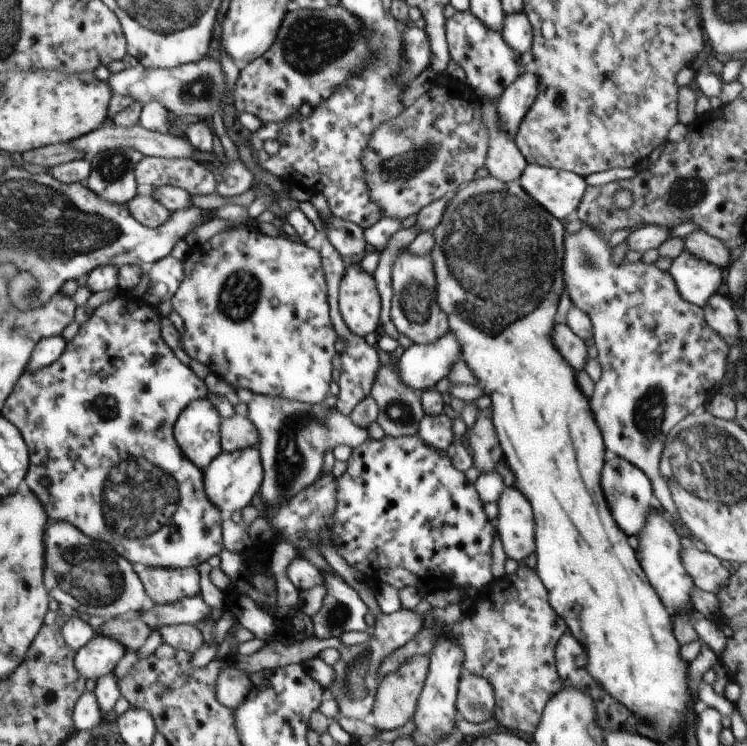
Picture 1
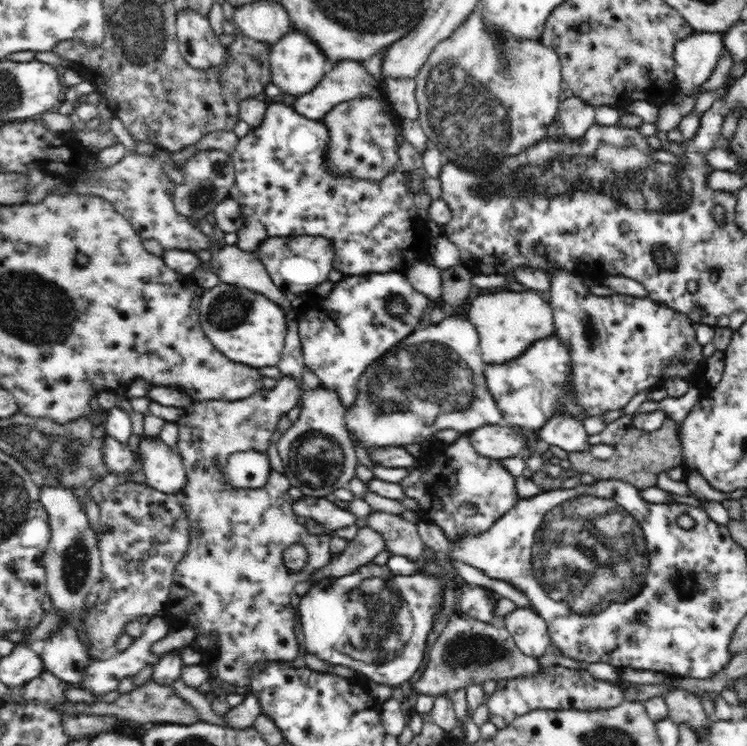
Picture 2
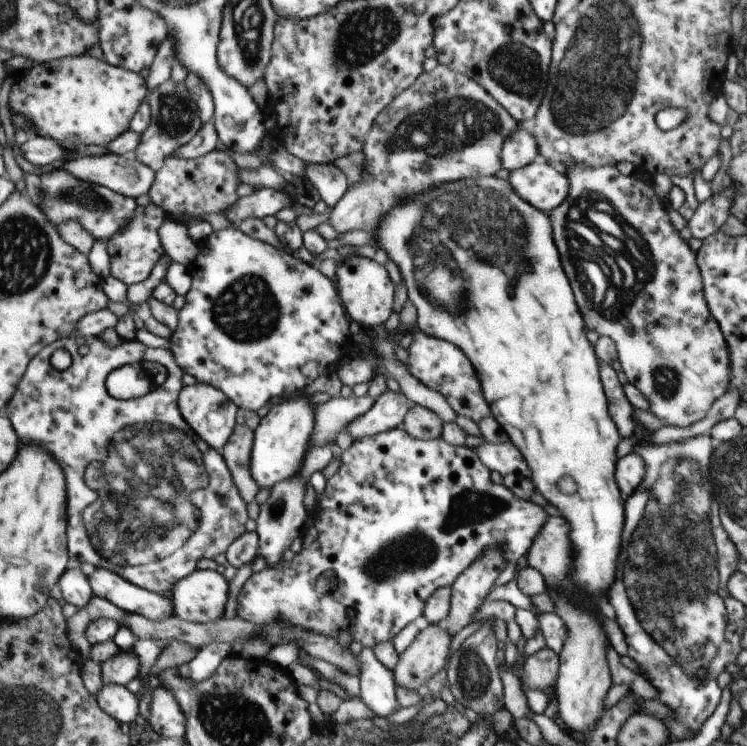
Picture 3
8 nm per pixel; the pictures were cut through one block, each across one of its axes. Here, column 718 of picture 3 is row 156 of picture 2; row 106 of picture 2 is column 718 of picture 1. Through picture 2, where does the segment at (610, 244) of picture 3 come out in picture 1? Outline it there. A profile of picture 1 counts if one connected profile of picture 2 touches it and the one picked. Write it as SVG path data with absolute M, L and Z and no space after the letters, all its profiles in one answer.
M584 223L577 233L563 237L563 279L566 290L573 306L590 317L595 342L593 353L602 367L590 408L594 410L606 448L646 473L655 502L674 518L686 542L698 544L675 507L669 480L661 473L661 458L672 428L685 416L702 409L720 391L727 376L728 343L708 326L702 307L682 298L668 271L643 261L613 264L608 237L588 223Z

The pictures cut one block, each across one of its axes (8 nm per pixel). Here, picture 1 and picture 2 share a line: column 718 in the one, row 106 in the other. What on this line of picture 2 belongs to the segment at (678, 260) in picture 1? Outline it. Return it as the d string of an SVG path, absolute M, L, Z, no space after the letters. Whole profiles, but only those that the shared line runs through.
M266 100L266 112L264 112L264 120L260 126L250 128L247 135L239 139L236 150L231 154L231 161L235 170L235 183L230 188L229 197L235 200L240 205L241 217L244 219L244 224L237 231L238 240L236 246L246 252L253 252L256 246L267 239L268 237L288 236L323 236L326 240L333 242L334 247L334 262L333 268L338 272L343 272L345 276L358 276L366 274L367 272L407 272L408 268L420 260L421 262L428 262L426 256L427 247L430 246L430 234L418 234L416 231L416 222L420 218L416 205L414 205L414 193L408 189L406 185L406 173L400 169L392 169L384 178L374 181L370 179L358 179L350 177L350 175L341 175L338 173L330 173L328 165L326 165L326 152L328 152L328 142L330 142L330 133L328 127L322 121L310 120L306 116L298 114L292 107L284 105L284 103L272 103Z

